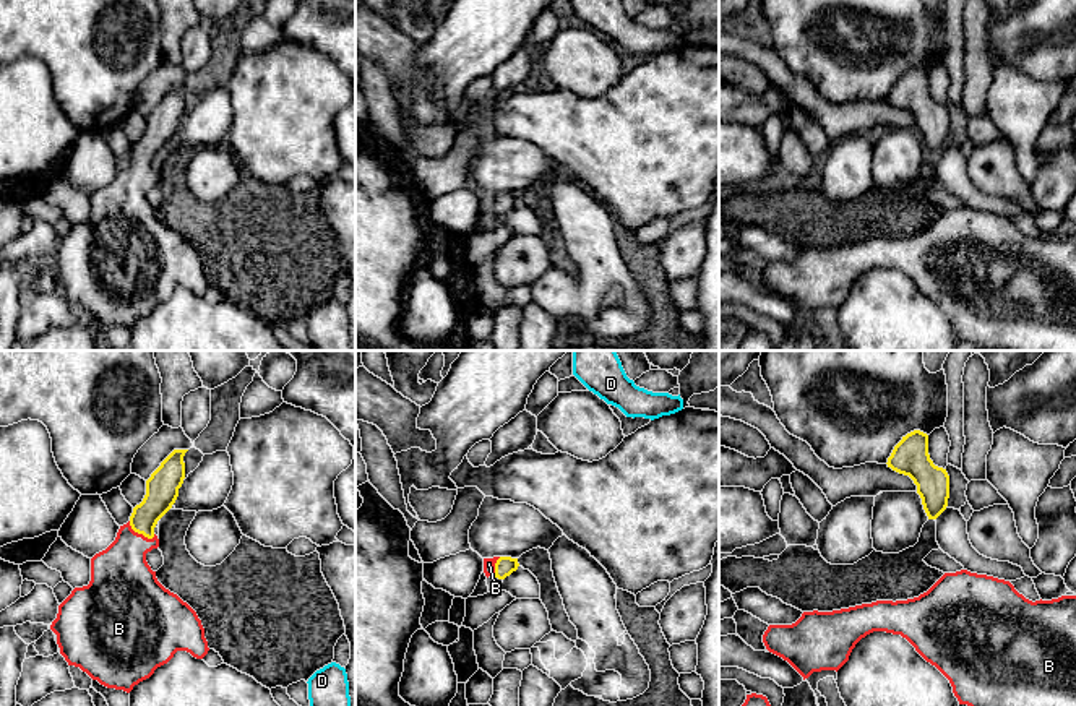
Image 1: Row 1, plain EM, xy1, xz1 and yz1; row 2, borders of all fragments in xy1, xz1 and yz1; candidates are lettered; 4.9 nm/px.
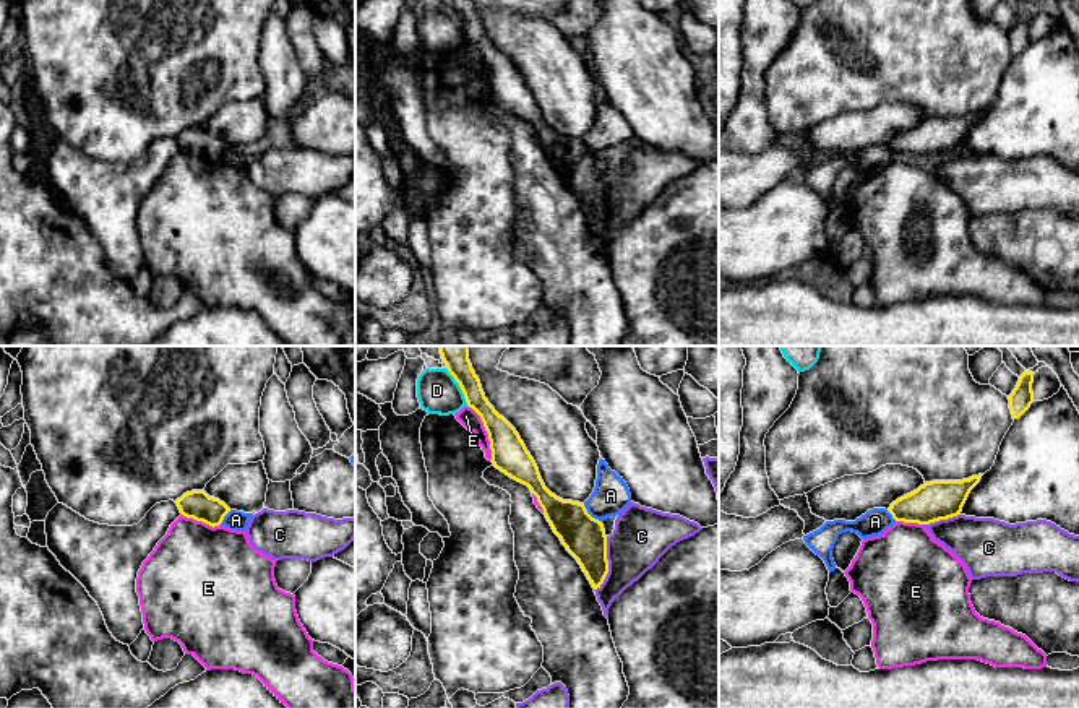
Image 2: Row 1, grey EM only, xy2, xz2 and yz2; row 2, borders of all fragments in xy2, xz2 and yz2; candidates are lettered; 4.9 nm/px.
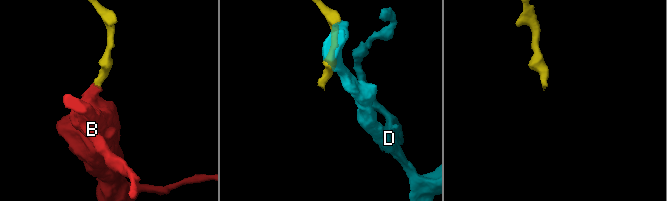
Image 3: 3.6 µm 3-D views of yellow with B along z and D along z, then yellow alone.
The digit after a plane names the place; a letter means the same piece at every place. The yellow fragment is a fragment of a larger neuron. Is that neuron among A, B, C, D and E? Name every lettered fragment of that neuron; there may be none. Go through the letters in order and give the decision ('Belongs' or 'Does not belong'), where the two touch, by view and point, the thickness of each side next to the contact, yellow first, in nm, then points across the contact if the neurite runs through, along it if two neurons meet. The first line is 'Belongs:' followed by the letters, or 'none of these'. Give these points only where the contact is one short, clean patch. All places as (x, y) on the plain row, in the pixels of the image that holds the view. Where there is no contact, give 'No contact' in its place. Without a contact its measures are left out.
Belongs: B
A: Does not belong. Touches yellow at xz2 (589, 151). Thickness 220 nm (yellow) against 180 nm. Boundary: xz2 (583, 140), (601, 158)
B: Belongs. Touches yellow at xy1 (140, 169). Thickness 160 nm (yellow) against 300 nm. Path across: xy1 (161, 125), (140, 169), (127, 189), (120, 215)
C: Does not belong. Touches yellow at xz2 (607, 200). Thickness 220 nm (yellow) against 280 nm. Boundary: xz2 (607, 172), (607, 211), (594, 226)
D: Does not belong. Touches yellow at xz2 (458, 18). Thickness 100 nm (yellow) against 200 nm
E: Does not belong. Touches yellow at xz2 (487, 69). Thickness 180 nm (yellow) against 90 nm

